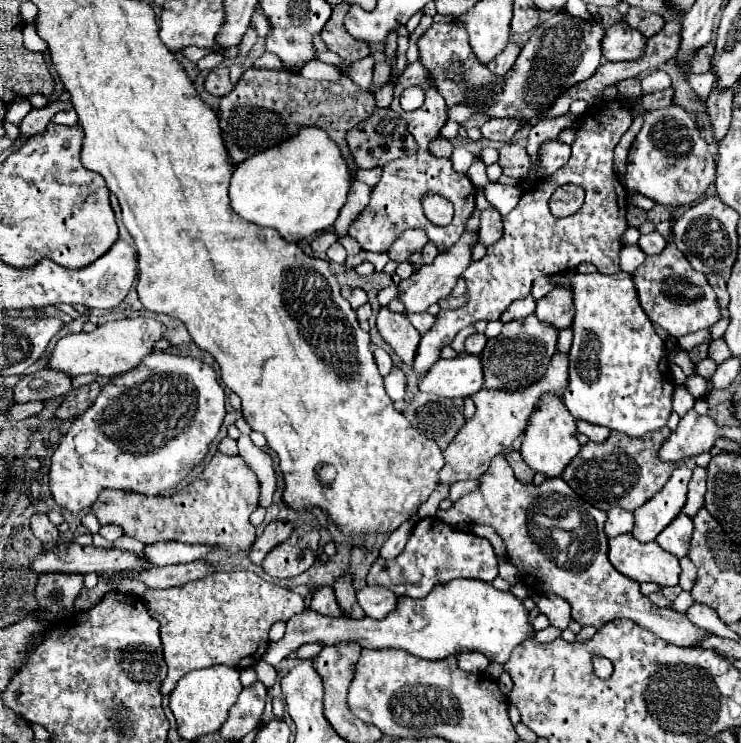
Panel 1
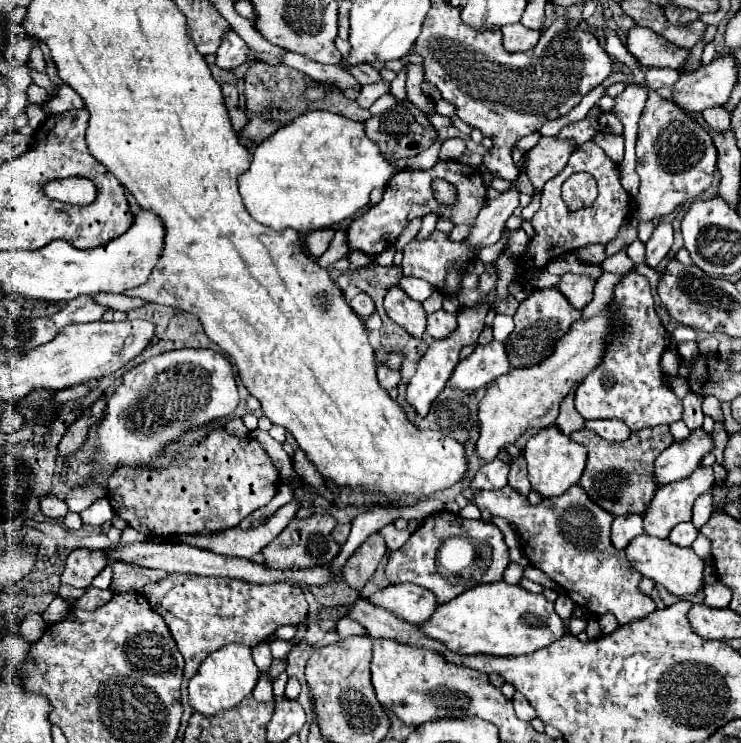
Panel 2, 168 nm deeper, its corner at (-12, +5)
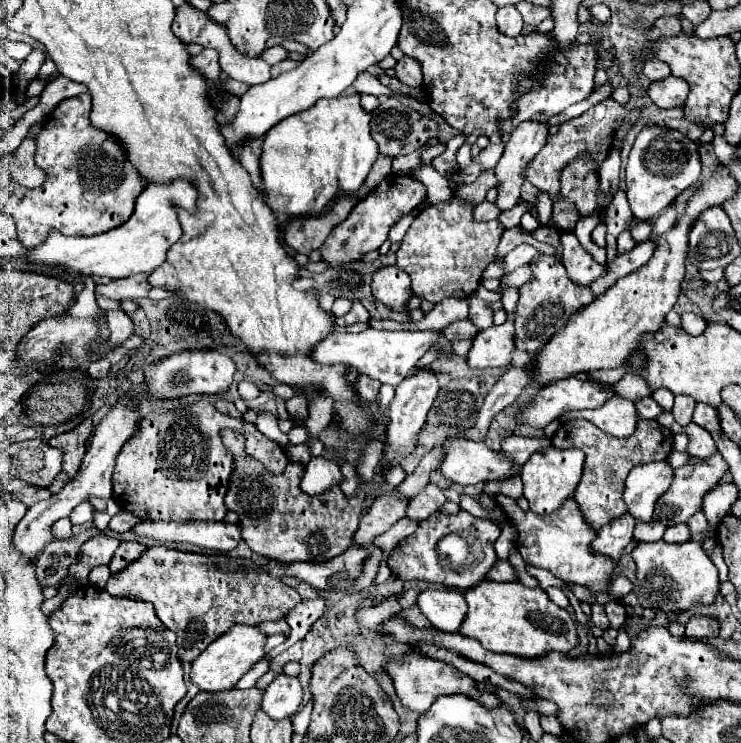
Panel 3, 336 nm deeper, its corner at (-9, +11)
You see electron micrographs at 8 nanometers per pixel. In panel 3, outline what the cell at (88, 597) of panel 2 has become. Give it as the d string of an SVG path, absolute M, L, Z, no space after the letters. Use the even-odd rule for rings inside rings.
M161 544L149 548L145 556L141 556L137 564L125 568L125 572L113 574L105 590L111 596L127 596L151 602L161 622L177 634L181 662L193 662L231 626L257 626L265 620L281 620L301 602L301 596L295 588L265 572L221 574L217 568L213 568L213 564L205 564L201 556L165 548Z

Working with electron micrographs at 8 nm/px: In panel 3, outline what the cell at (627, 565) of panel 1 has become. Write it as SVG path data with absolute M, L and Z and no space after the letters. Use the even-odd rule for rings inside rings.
M687 540L681 544L637 542L633 548L633 560L637 564L637 580L651 606L659 606L665 612L681 612L693 608L697 602L711 604L719 592L719 576L715 564L707 558L701 542Z

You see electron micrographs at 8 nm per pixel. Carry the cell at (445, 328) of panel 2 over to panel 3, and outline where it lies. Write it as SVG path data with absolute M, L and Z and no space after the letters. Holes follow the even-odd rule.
M459 320L459 322L453 322L453 324L449 324L447 328L443 328L441 330L443 332L443 336L447 338L447 340L463 340L463 338L473 338L475 334L477 334L477 328L469 322L469 320Z

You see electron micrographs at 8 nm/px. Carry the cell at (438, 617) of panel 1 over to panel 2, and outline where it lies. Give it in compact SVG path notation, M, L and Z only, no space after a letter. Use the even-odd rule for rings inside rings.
M494 582L494 584L480 584L472 590L466 590L452 602L446 602L438 606L436 614L424 624L418 626L426 636L442 642L452 652L462 654L494 654L494 656L518 656L518 654L530 654L534 650L540 650L544 646L550 646L552 642L560 640L566 634L566 624L556 614L554 604L544 598L544 594L532 594L520 586L510 586L506 582Z

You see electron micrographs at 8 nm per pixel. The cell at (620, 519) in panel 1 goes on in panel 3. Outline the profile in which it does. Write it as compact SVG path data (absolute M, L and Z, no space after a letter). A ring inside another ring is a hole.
M631 514L611 520L609 524L605 524L605 528L597 532L597 542L593 542L593 548L601 554L619 560L625 546L633 540L633 528L635 528L635 518Z

